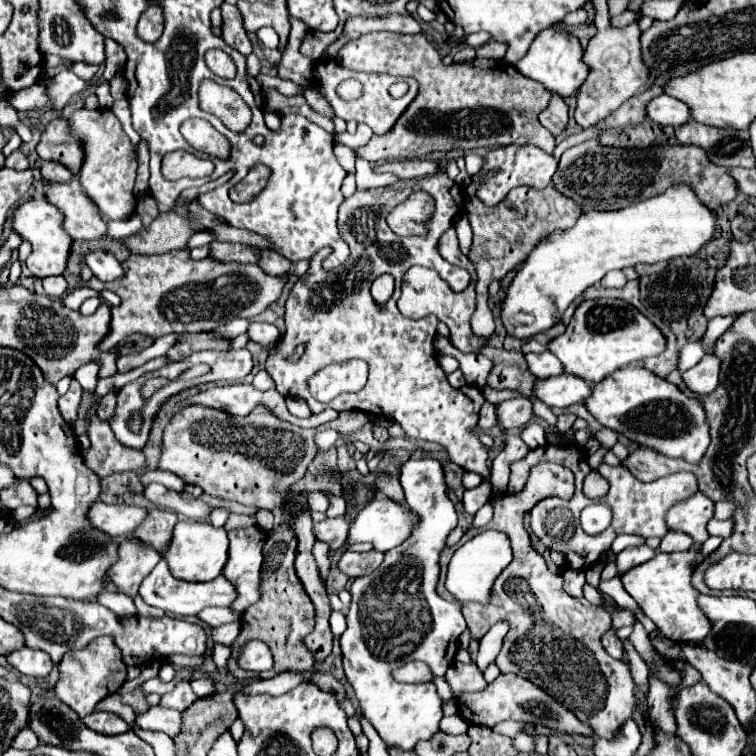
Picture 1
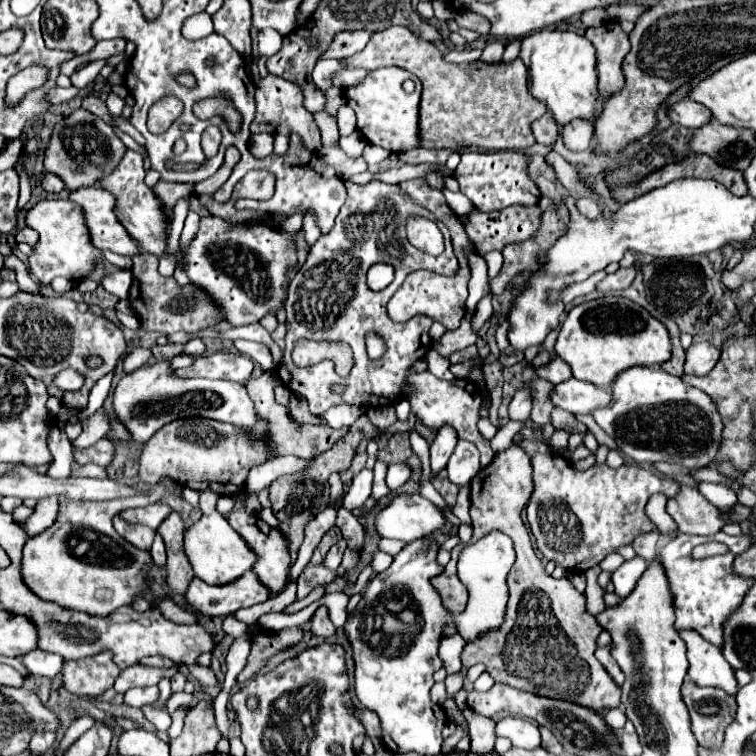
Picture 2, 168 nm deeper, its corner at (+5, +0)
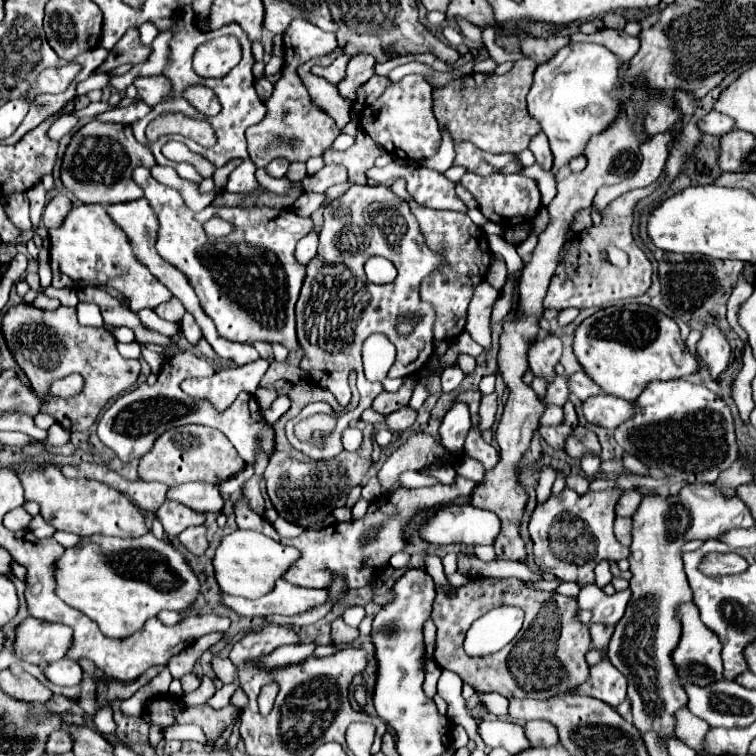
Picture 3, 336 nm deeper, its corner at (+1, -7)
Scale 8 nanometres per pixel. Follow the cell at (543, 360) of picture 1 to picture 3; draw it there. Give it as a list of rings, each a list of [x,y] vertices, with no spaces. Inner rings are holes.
[[[579,370],[579,372],[569,376],[569,390],[579,400],[587,400],[587,396],[603,394],[601,388],[597,388],[597,384],[593,384],[593,380],[589,380],[589,376],[585,376],[583,370]]]

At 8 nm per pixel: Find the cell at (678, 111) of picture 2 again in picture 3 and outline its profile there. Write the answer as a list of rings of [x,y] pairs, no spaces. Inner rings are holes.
[[[711,110],[701,122],[699,122],[699,128],[705,132],[705,134],[713,134],[713,136],[723,136],[725,132],[731,132],[735,128],[733,124],[733,118],[725,116],[725,114],[719,114],[715,110]]]

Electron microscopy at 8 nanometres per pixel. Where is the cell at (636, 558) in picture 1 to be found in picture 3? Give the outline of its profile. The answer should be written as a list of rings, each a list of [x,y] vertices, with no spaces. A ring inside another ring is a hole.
[[[593,583],[580,589],[577,600],[579,600],[581,610],[591,610],[593,612],[591,622],[601,622],[601,624],[615,626],[621,620],[621,616],[625,612],[625,606],[629,602],[629,590],[607,595]]]

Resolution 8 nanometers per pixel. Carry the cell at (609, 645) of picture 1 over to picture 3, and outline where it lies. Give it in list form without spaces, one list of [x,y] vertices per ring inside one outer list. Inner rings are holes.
[[[603,658],[599,664],[591,666],[589,680],[585,680],[585,684],[581,684],[575,694],[603,698],[603,702],[615,708],[626,698],[627,678],[617,668],[613,668],[607,658]]]

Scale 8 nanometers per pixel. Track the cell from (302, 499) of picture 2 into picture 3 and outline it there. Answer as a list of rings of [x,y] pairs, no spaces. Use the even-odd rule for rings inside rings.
[[[363,420],[351,422],[349,426],[355,426],[363,432],[363,444],[355,452],[343,450],[339,456],[331,458],[331,462],[315,462],[303,452],[295,450],[287,438],[285,432],[275,430],[275,450],[269,458],[269,466],[265,470],[265,482],[267,482],[267,494],[279,512],[279,516],[287,520],[321,520],[335,508],[335,500],[345,506],[345,500],[349,496],[349,490],[361,484],[363,476],[371,468],[371,452],[373,452],[373,424],[367,424]]]

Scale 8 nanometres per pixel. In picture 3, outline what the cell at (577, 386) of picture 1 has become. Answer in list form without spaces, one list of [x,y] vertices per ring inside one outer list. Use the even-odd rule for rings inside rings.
[[[599,394],[591,396],[583,402],[583,414],[591,424],[603,426],[607,430],[615,430],[625,420],[631,420],[635,412],[635,404],[629,400],[621,400],[617,396]]]

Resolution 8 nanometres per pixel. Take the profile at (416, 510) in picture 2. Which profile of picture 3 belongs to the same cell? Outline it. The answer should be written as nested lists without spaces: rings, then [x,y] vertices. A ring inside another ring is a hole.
[[[471,504],[445,506],[429,516],[421,528],[421,536],[431,544],[461,544],[469,548],[479,544],[491,546],[497,532],[501,532],[499,516],[483,508],[473,508]]]

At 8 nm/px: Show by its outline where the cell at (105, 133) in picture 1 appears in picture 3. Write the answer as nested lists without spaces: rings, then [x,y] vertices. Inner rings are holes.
[[[139,166],[133,170],[135,182],[145,190],[145,198],[151,202],[159,216],[159,238],[157,252],[161,258],[171,262],[177,270],[181,270],[189,282],[193,284],[203,310],[211,316],[217,326],[217,332],[233,342],[269,342],[283,344],[287,350],[299,350],[297,334],[295,334],[295,302],[299,298],[299,290],[305,278],[305,266],[295,260],[297,242],[311,232],[313,222],[309,218],[297,216],[289,208],[269,208],[269,206],[207,206],[201,212],[193,212],[187,208],[177,190],[159,184],[149,168]],[[211,216],[221,216],[235,224],[235,232],[227,238],[209,238],[203,232],[203,222]]]

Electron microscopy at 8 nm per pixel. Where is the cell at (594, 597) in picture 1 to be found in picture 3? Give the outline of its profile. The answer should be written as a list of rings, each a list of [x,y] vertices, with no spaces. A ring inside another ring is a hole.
[[[689,484],[677,496],[643,496],[631,520],[631,600],[625,616],[615,626],[609,644],[609,662],[629,680],[627,696],[631,700],[633,724],[641,732],[655,730],[665,740],[667,736],[675,736],[675,710],[687,706],[687,694],[671,662],[671,652],[681,636],[675,608],[691,600],[691,588],[683,572],[681,546],[695,538],[717,538],[731,528],[751,528],[755,520],[739,496],[725,496],[713,484]]]

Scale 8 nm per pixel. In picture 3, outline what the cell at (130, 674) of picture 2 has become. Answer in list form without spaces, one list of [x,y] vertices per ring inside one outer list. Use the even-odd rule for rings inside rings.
[[[221,632],[205,634],[205,636],[201,636],[199,640],[195,640],[189,648],[185,648],[183,652],[179,652],[177,656],[173,656],[173,658],[169,660],[167,668],[169,668],[171,676],[173,676],[173,678],[181,678],[181,676],[185,676],[187,672],[191,672],[193,666],[195,666],[195,662],[199,660],[199,656],[201,656],[207,648],[213,648],[213,646],[215,646],[217,642],[221,642],[221,640],[223,640],[223,634],[221,634]]]

